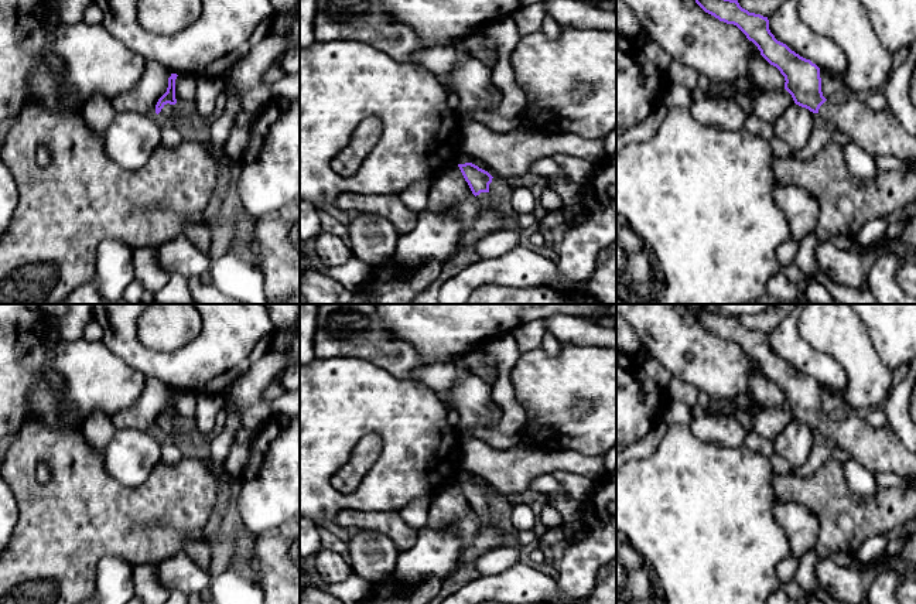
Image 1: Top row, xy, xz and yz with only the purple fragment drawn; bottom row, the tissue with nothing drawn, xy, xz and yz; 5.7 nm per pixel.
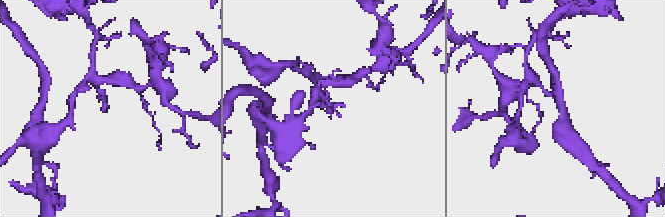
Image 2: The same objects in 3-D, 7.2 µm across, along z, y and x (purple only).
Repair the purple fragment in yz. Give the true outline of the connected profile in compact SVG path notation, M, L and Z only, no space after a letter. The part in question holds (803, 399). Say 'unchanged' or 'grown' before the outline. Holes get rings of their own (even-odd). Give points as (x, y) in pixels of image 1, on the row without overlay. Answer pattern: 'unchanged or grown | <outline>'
grown | M686 304L695 320L708 331L720 338L736 342L749 358L752 358L761 372L785 393L785 406L792 412L796 422L818 430L827 443L840 447L871 472L896 474L902 477L916 477L916 454L910 453L895 434L891 426L881 429L871 427L862 413L845 412L838 416L827 417L821 409L820 385L792 368L786 361L777 358L769 347L769 337L761 331L749 330L742 325L738 317L731 317L715 311L705 311L703 304Z

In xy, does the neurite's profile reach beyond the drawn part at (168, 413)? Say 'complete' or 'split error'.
split error

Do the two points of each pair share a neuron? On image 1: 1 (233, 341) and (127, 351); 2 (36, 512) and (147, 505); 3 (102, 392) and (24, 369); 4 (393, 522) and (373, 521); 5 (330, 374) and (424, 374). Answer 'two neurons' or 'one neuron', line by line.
1: one neuron
2: one neuron
3: one neuron
4: one neuron
5: two neurons

